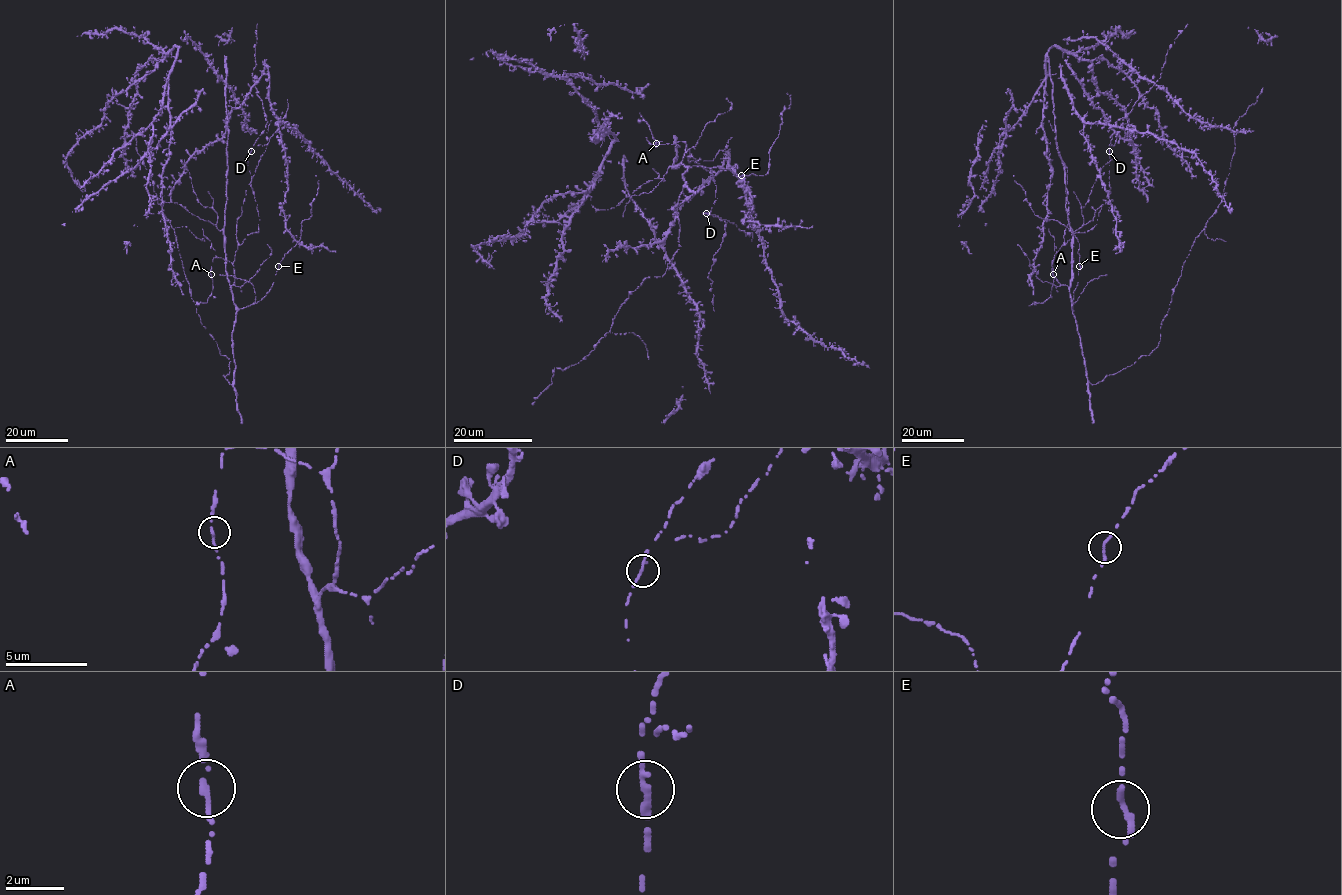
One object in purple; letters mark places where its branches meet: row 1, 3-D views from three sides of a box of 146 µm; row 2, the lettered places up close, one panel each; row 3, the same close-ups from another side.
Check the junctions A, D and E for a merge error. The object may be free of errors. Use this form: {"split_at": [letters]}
{"split_at": ["D"]}

